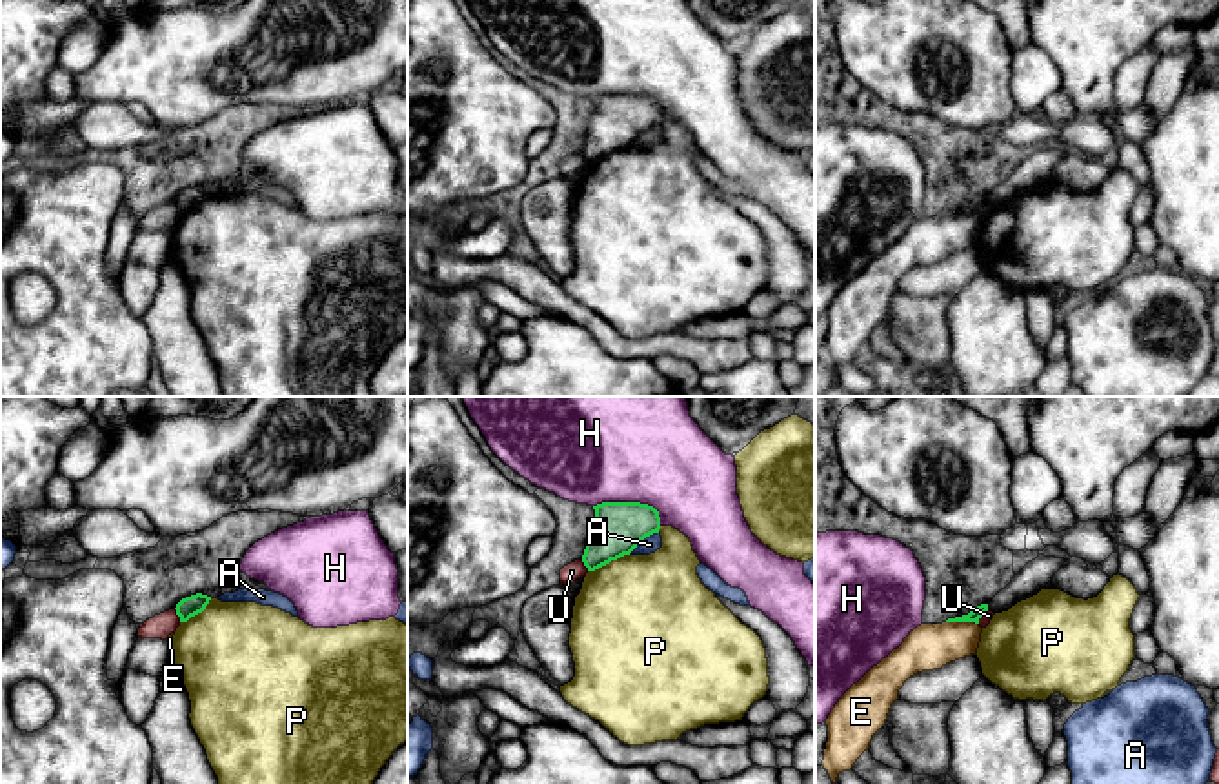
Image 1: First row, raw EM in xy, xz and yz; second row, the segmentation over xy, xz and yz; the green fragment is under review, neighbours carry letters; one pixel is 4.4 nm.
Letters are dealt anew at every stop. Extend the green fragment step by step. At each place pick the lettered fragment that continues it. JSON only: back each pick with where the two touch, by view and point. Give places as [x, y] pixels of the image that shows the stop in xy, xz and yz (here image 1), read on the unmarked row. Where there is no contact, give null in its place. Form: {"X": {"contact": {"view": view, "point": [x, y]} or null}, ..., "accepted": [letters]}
{"accepted": []}

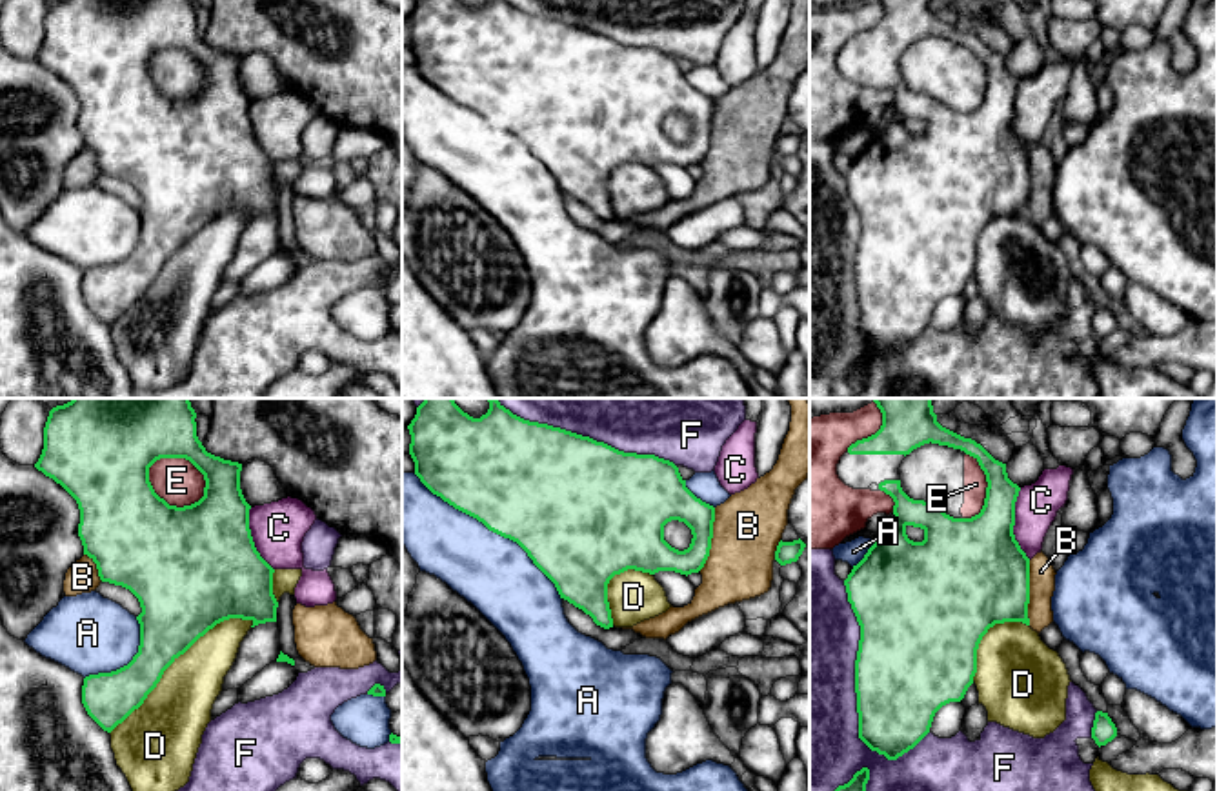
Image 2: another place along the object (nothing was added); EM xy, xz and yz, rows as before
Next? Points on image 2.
{"D": {"contact": {"view": "xy", "point": [177, 250]}}, "accepted": ["D"]}

